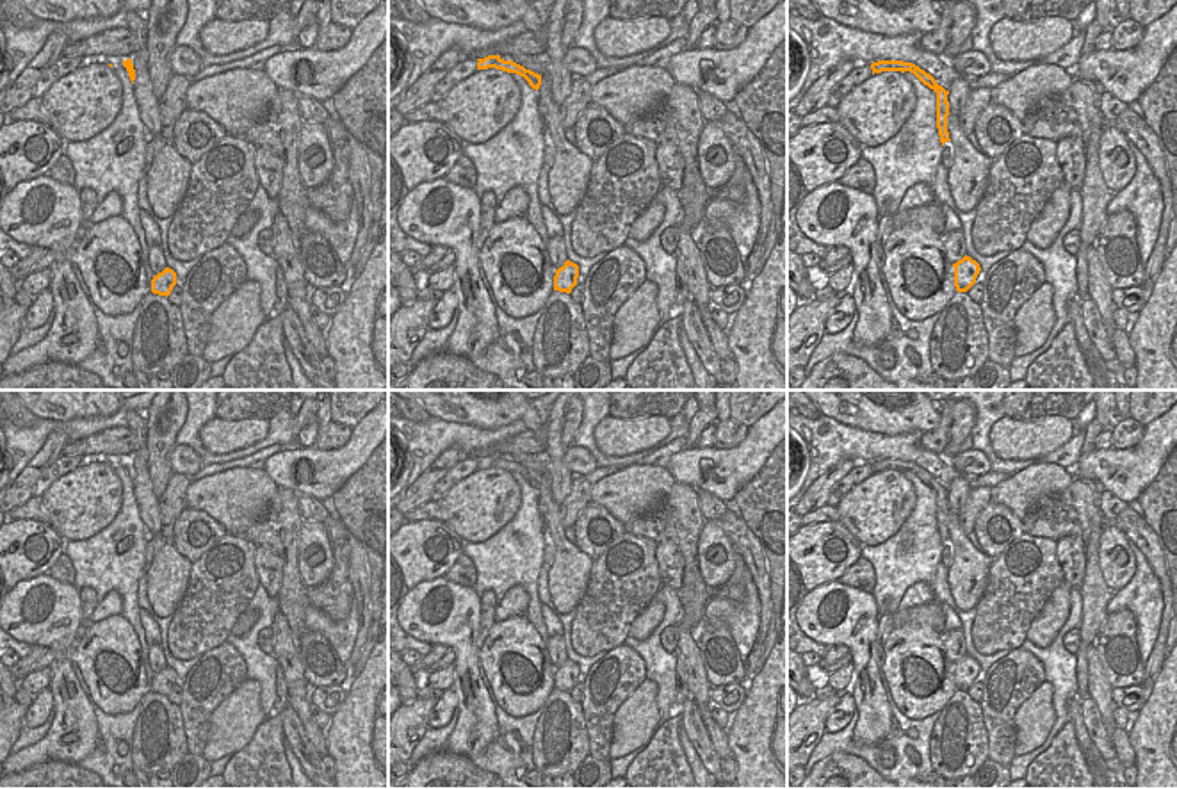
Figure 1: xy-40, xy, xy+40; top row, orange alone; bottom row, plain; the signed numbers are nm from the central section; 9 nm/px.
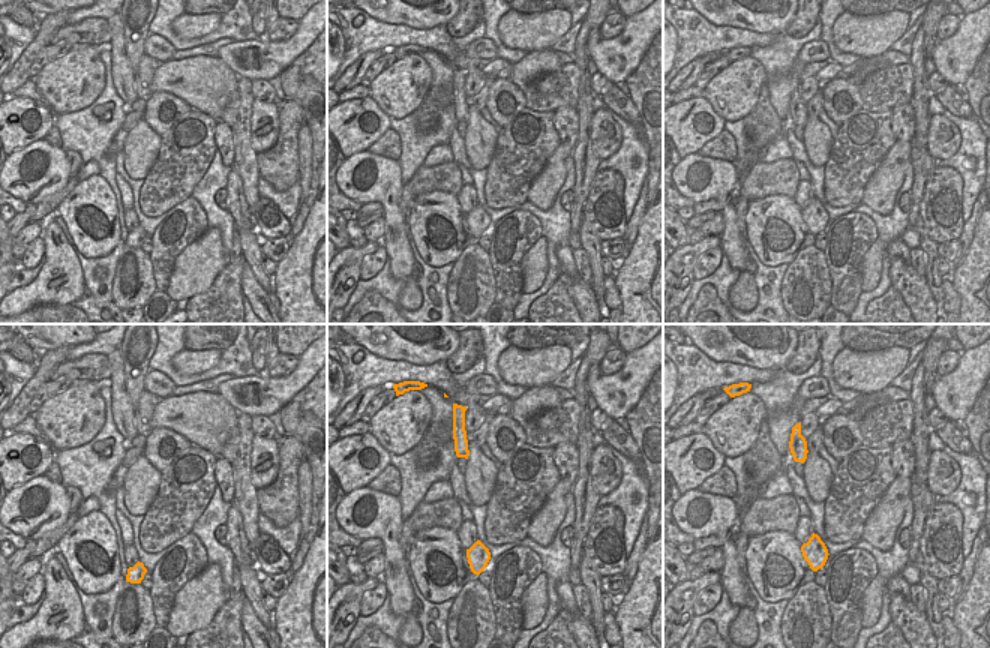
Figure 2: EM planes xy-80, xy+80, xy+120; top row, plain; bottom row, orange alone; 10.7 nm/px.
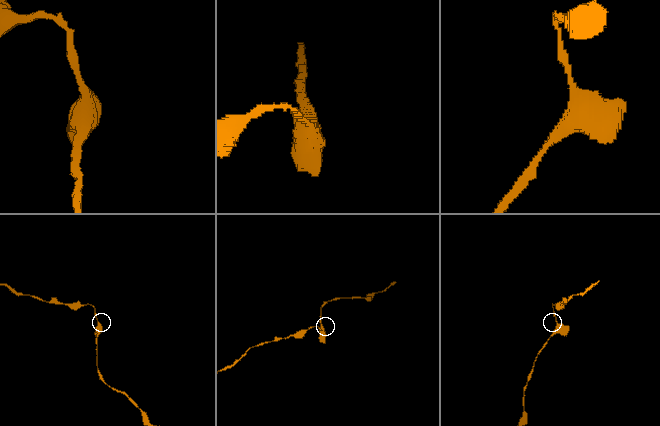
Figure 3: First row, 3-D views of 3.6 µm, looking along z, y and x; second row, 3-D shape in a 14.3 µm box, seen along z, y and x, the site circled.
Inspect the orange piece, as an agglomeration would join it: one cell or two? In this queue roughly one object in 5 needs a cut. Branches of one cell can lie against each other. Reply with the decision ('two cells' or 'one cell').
one cell

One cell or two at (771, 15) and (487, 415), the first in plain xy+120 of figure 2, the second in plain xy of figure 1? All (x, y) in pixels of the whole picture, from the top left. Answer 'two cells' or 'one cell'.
one cell

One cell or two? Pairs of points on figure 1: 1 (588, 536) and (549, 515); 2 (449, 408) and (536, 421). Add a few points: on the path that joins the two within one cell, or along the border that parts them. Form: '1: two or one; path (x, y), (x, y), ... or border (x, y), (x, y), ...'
1: two; border (576, 544), (593, 560)
2: one; path (470, 408), (515, 408)

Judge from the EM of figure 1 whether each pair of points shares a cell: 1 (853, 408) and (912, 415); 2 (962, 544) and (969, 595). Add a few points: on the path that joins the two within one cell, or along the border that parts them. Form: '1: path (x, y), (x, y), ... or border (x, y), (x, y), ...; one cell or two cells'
1: path (868, 408), (898, 412); one cell
2: path (967, 556), (967, 583); one cell

